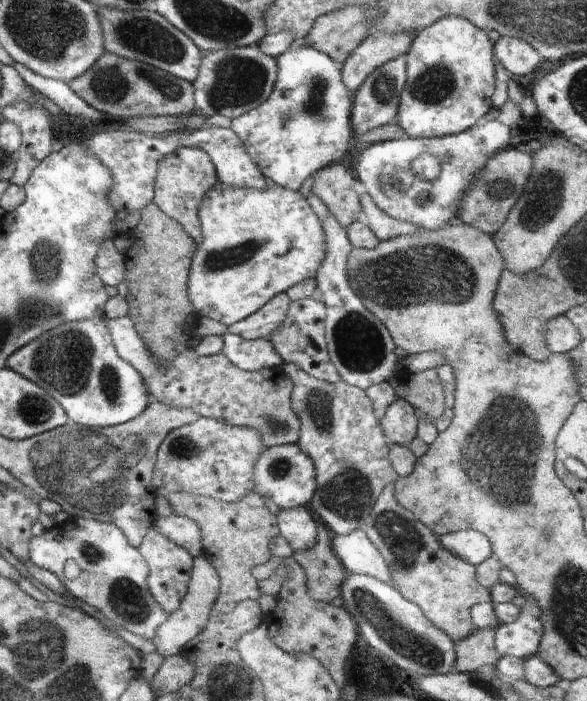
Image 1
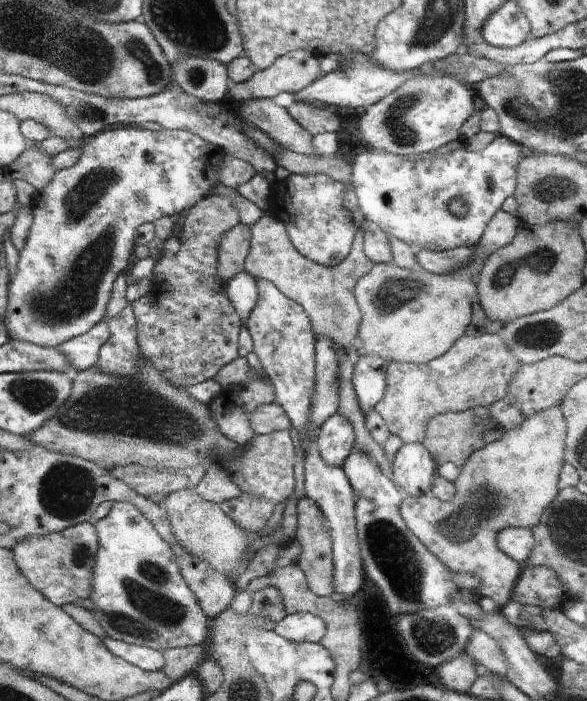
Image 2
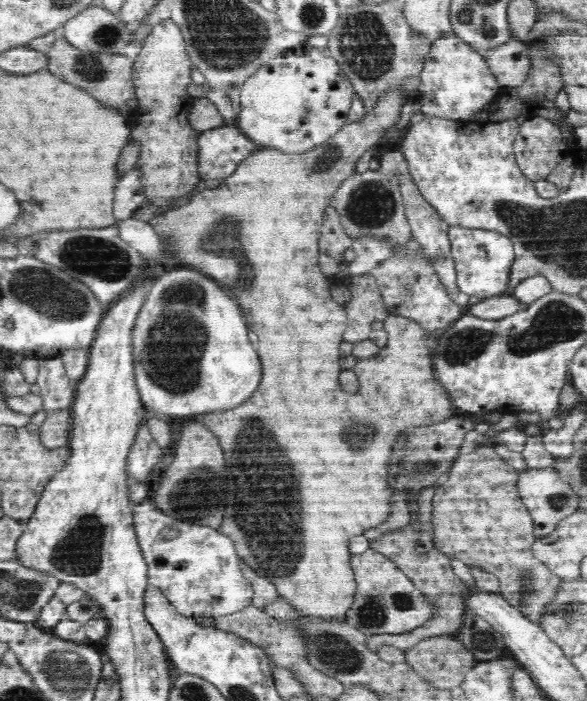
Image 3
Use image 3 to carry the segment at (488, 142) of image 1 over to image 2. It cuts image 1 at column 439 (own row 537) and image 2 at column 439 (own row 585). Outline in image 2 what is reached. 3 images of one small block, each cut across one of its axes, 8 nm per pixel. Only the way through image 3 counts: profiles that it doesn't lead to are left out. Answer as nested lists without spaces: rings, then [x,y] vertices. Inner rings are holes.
[[[499,134],[486,148],[479,151],[456,150],[450,154],[411,154],[398,156],[381,150],[362,150],[351,164],[352,186],[358,198],[358,208],[364,212],[365,220],[370,220],[390,238],[396,238],[422,250],[442,251],[453,248],[474,247],[482,238],[488,223],[496,212],[505,207],[516,190],[520,152],[524,148],[509,138]],[[461,198],[469,210],[464,217],[454,216],[448,209],[451,199]]]

